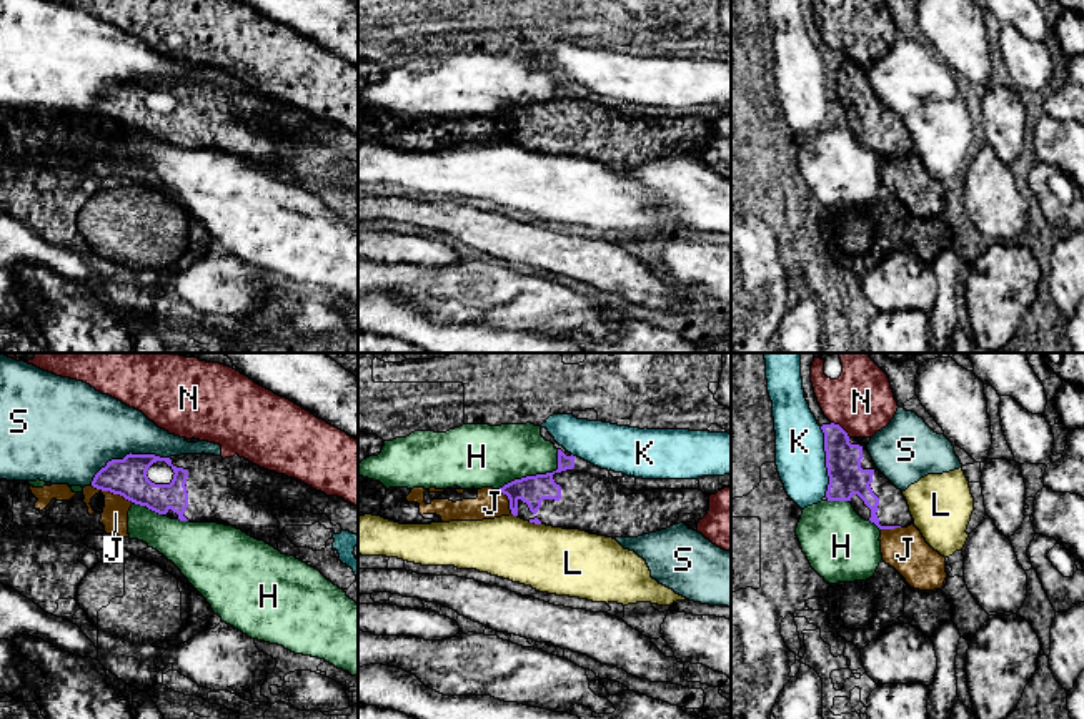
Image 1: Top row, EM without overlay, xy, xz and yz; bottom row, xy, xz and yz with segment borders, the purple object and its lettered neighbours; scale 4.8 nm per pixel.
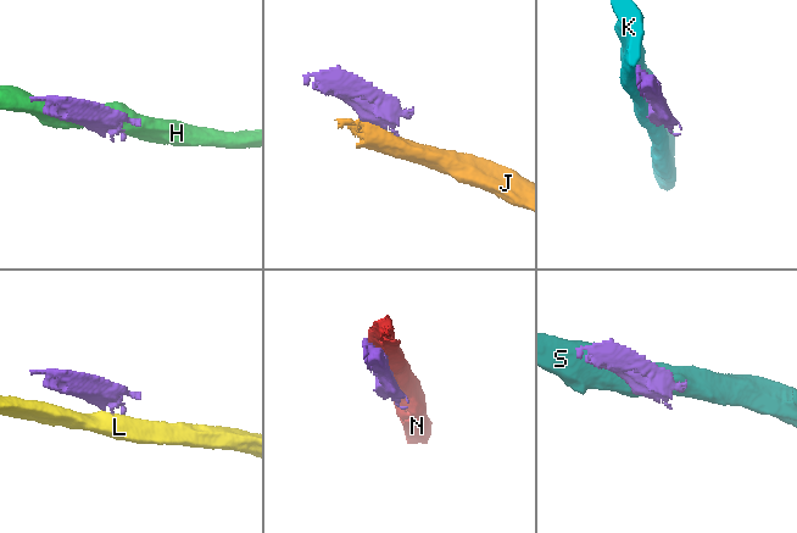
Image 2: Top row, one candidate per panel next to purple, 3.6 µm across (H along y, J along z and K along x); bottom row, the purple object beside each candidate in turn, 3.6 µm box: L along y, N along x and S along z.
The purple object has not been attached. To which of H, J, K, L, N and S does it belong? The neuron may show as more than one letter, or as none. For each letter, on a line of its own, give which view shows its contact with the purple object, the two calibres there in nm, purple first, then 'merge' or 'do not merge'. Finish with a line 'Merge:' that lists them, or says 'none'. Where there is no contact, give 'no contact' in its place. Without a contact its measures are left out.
H: xz | 140/300 nm | do not merge
J: xy | 180/130 nm | do not merge
K: yz | 180/240 nm | do not merge
L: xz | 140/300 nm | do not merge
N: yz | 180/320 nm | do not merge
S: xy | 180/400 nm | do not merge
Merge: none

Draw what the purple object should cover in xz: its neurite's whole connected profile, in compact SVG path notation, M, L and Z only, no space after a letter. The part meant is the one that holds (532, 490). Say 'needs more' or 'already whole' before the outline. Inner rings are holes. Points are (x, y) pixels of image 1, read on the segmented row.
needs more | M558 449L556 471L515 479L500 491L508 496L513 516L606 538L638 538L679 523L698 531L698 523L709 511L709 494L699 489L636 491L634 484L634 476L613 478L608 469Z

